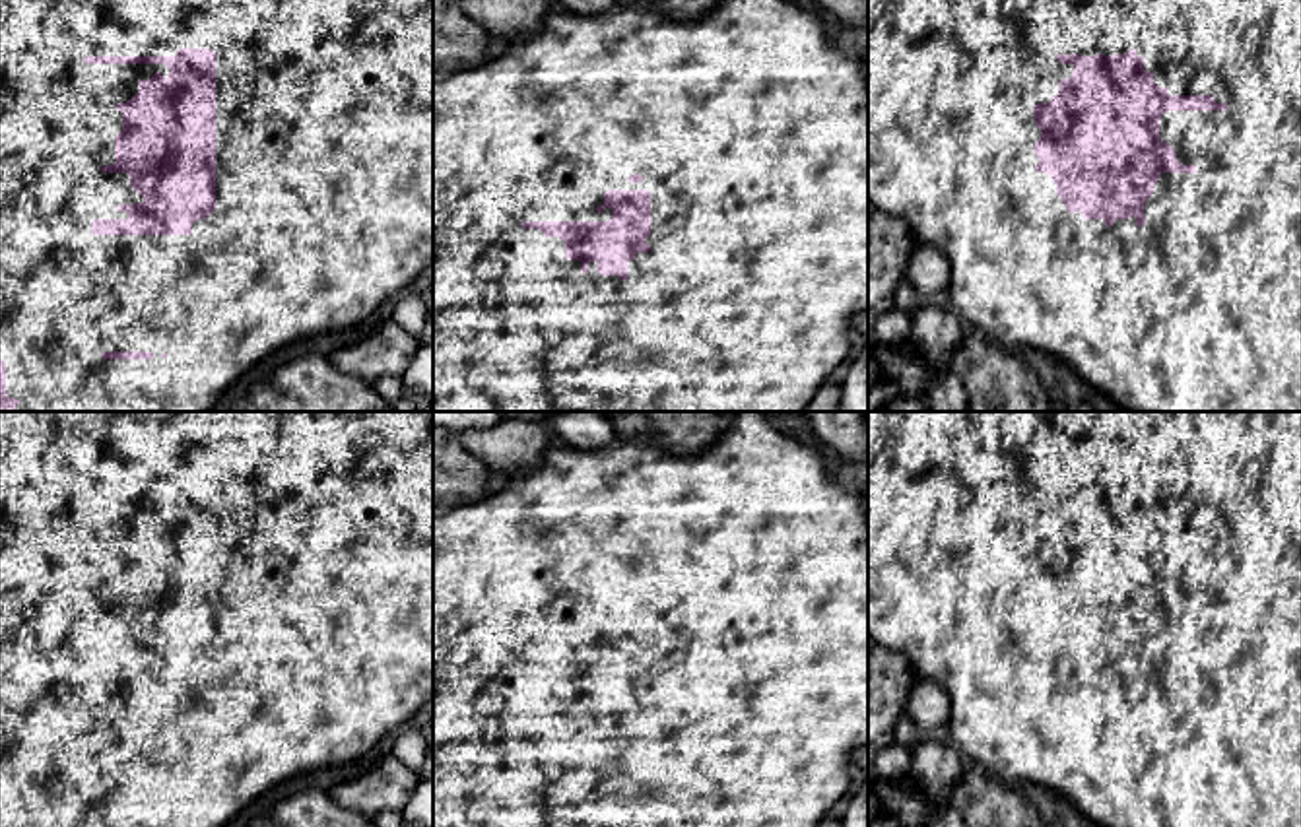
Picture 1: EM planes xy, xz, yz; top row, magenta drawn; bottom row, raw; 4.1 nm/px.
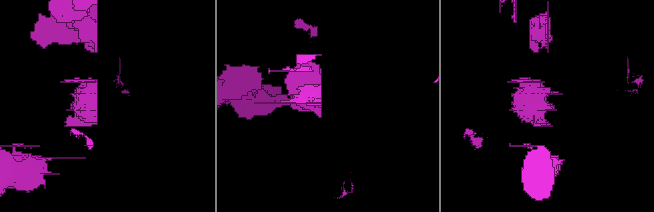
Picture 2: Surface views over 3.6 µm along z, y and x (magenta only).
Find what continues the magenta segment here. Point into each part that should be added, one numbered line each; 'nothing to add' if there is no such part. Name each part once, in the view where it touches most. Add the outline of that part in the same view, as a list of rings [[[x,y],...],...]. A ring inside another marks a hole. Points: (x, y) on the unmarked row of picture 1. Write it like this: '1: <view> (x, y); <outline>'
1: xy (323, 645); [[[0,412],[0,794],[2,794],[2,796],[4,796],[4,798],[6,798],[6,827],[225,827],[225,825],[227,825],[227,823],[229,823],[229,821],[231,821],[231,819],[233,819],[233,817],[235,817],[235,815],[237,815],[237,813],[239,813],[239,811],[241,811],[241,810],[243,810],[243,808],[247,808],[247,806],[249,806],[249,804],[250,804],[250,802],[254,802],[254,800],[256,800],[256,798],[260,798],[260,796],[262,796],[262,794],[264,794],[264,792],[268,792],[268,790],[272,790],[272,788],[274,788],[274,786],[276,786],[276,784],[280,784],[280,782],[284,782],[284,780],[289,780],[289,778],[293,778],[293,777],[299,777],[299,775],[309,775],[309,773],[317,773],[317,771],[322,771],[322,769],[328,769],[328,767],[342,767],[342,765],[350,765],[350,763],[355,763],[355,761],[359,761],[359,759],[363,759],[363,757],[367,757],[367,755],[369,755],[369,751],[371,751],[371,749],[373,749],[373,747],[375,747],[375,745],[377,745],[377,744],[379,744],[379,742],[381,742],[381,740],[383,740],[383,738],[384,738],[384,736],[386,736],[386,734],[388,734],[388,732],[392,732],[392,730],[398,730],[398,728],[400,728],[400,726],[402,726],[402,724],[404,724],[404,722],[408,722],[408,720],[410,720],[410,718],[412,718],[412,716],[414,716],[414,714],[416,714],[416,712],[417,712],[417,711],[419,711],[419,709],[421,709],[421,707],[423,707],[423,705],[425,705],[425,703],[427,703],[427,701],[429,701],[429,699],[431,699],[431,697],[433,697],[433,412]],[[179,483],[210,483],[210,485],[214,485],[214,487],[216,487],[216,645],[214,645],[214,646],[212,646],[212,648],[210,648],[210,650],[208,650],[208,652],[206,652],[206,654],[196,654],[196,656],[194,656],[194,658],[192,658],[192,668],[190,668],[190,670],[93,670],[93,668],[91,668],[91,656],[93,656],[93,654],[126,654],[126,652],[128,652],[128,648],[126,648],[126,646],[118,646],[118,645],[117,645],[117,643],[118,643],[118,641],[120,641],[120,639],[138,639],[138,637],[144,637],[144,633],[142,633],[142,631],[140,631],[140,629],[138,629],[138,627],[136,627],[136,625],[134,625],[134,623],[132,623],[132,621],[130,621],[130,612],[128,612],[128,610],[126,610],[126,608],[103,608],[103,606],[101,606],[101,602],[103,602],[103,600],[113,600],[113,598],[115,598],[115,571],[117,571],[117,569],[120,569],[120,567],[122,567],[122,547],[120,547],[120,546],[117,546],[117,544],[115,544],[115,540],[117,540],[117,538],[126,538],[126,536],[128,536],[128,534],[130,534],[130,532],[132,532],[132,530],[136,530],[136,528],[138,528],[138,516],[140,516],[140,514],[150,514],[150,513],[151,513],[151,511],[153,511],[153,509],[155,509],[155,507],[159,507],[159,509],[161,509],[161,511],[163,511],[163,513],[167,513],[167,509],[169,509],[169,503],[167,503],[167,501],[165,501],[165,499],[85,499],[85,497],[83,497],[83,493],[85,493],[85,491],[175,491],[175,489],[177,489],[177,485],[179,485]],[[103,786],[151,786],[151,788],[153,788],[153,792],[151,792],[151,794],[103,794],[103,792],[101,792],[101,788],[103,788]]]

